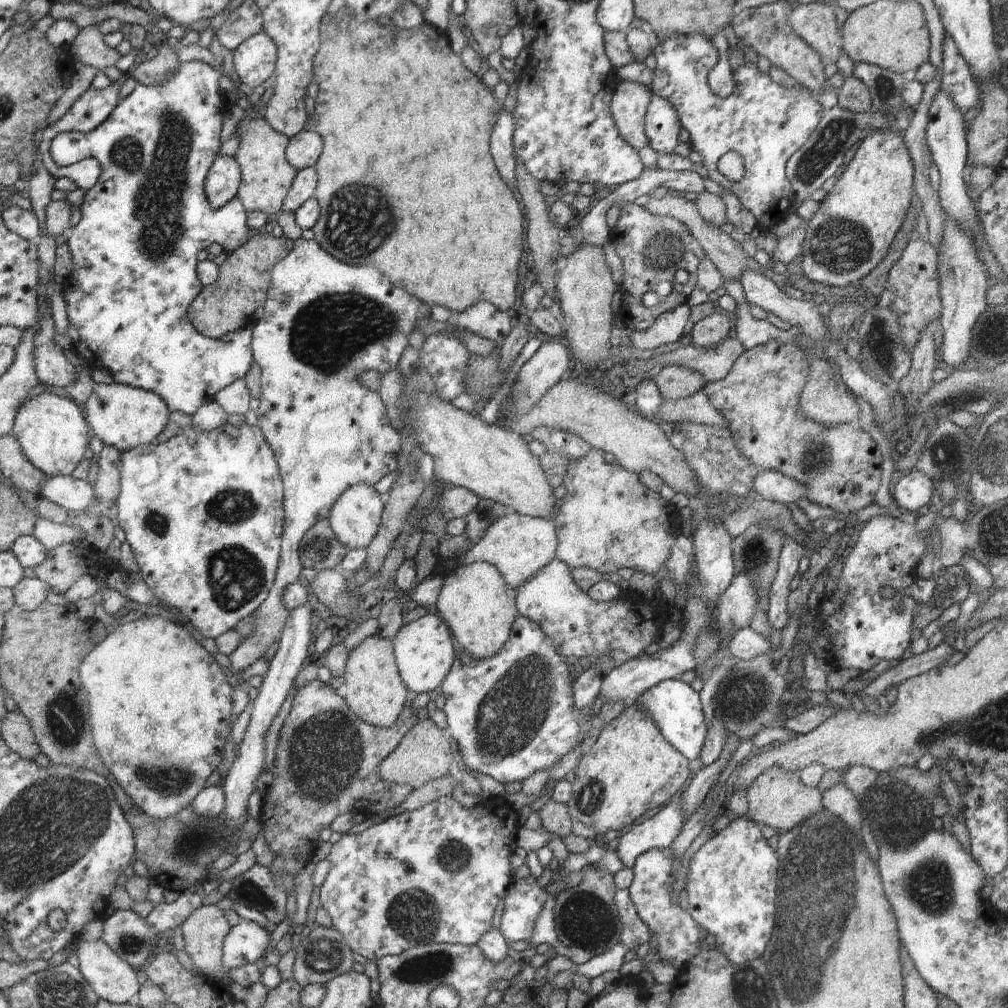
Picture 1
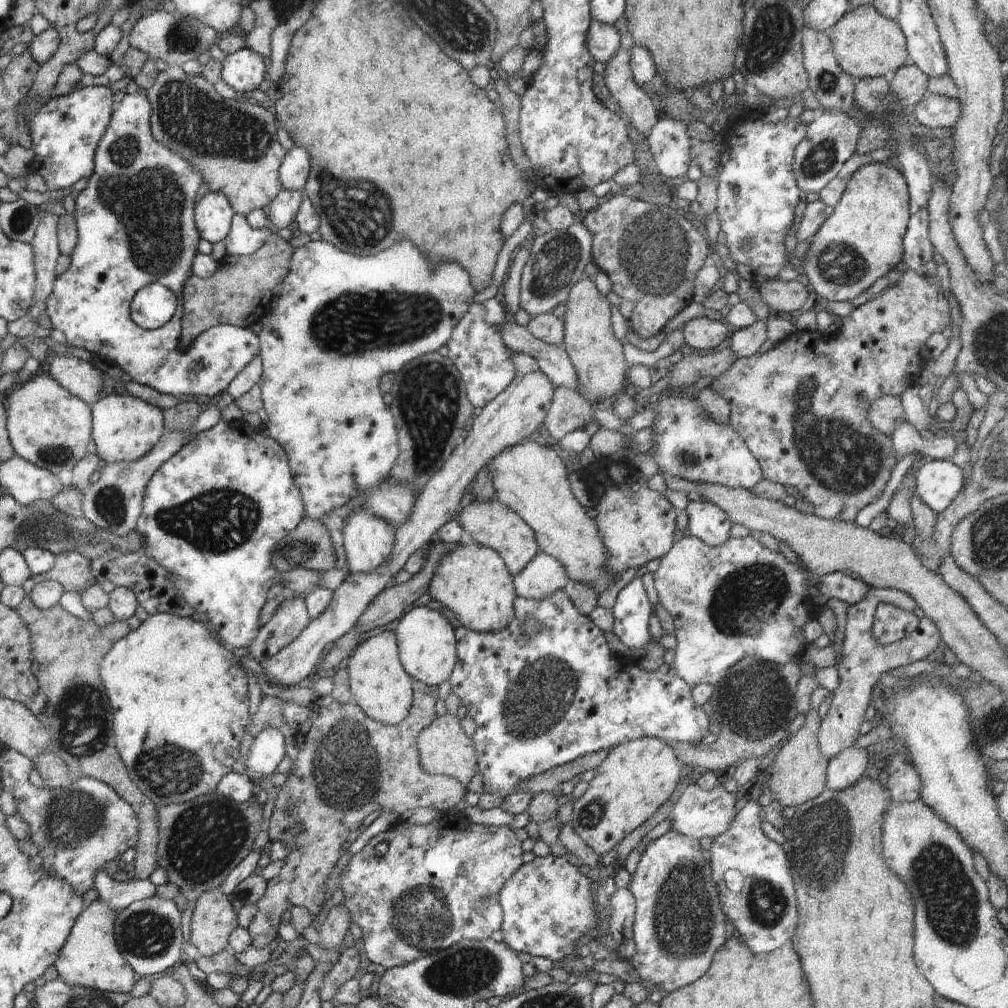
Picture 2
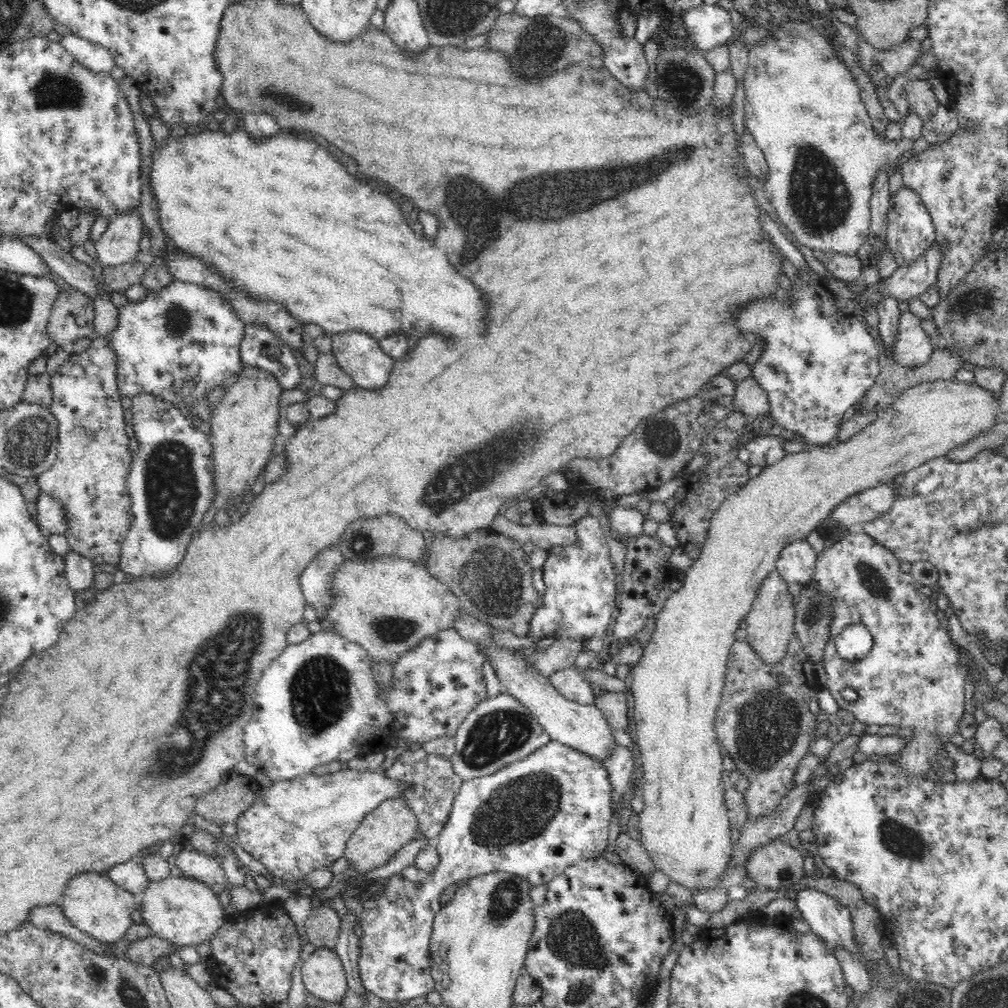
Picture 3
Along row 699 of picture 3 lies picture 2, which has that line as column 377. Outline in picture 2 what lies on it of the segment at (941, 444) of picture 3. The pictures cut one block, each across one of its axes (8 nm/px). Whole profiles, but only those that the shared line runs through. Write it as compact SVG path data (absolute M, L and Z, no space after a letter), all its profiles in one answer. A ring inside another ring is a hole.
M377 631L370 637L365 635L351 653L346 669L353 703L366 716L390 725L400 724L408 716L414 697L413 678L400 662L394 631Z

